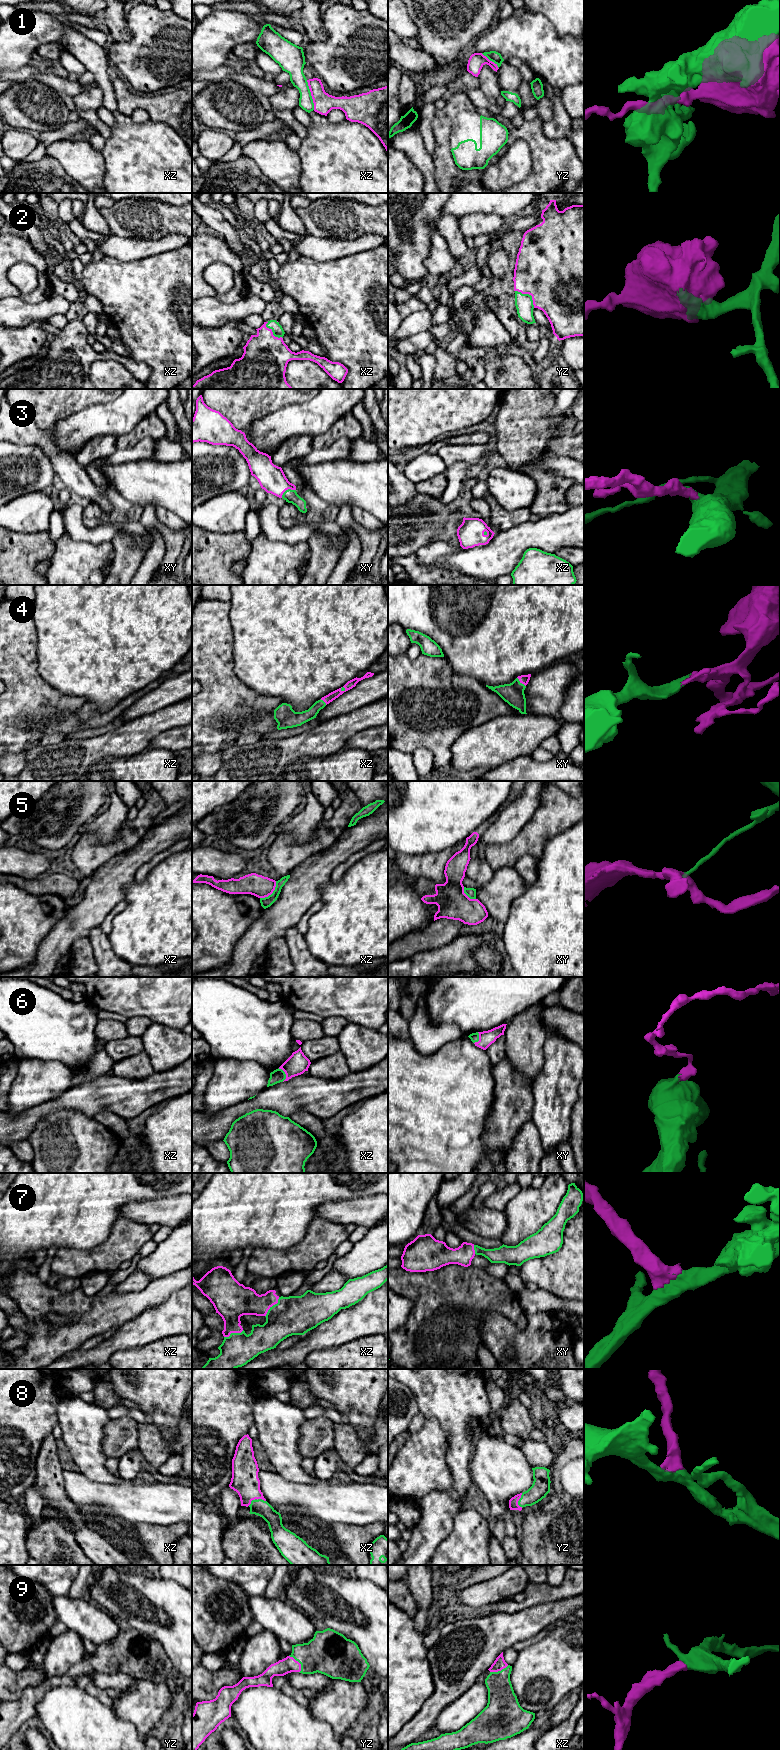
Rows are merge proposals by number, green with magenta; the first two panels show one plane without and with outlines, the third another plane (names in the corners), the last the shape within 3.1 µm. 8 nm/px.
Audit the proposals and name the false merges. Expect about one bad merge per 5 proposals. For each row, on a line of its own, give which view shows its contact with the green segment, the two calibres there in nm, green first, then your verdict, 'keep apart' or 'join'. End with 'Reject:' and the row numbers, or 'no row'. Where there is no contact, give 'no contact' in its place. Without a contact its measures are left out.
1: meets green in xz; 130 nm thick on the green side, 160 nm on the other; keep apart
2: meets green in yz; 140 nm thick on the green side, 500 nm on the other; join
3: meets green in xy; 110 nm thick on the green side, 220 nm on the other; join
4: meets green in xy; 170 nm thick on the green side, 80 nm on the other; join
5: meets green in xz; 90 nm thick on the green side, 170 nm on the other; keep apart
6: meets green in xz; 110 nm thick on the green side, 170 nm on the other; join
7: meets green in xz; 320 nm thick on the green side, 220 nm on the other; join
8: meets green in xz; 130 nm thick on the green side, 220 nm on the other; join
9: meets green in yz; 340 nm thick on the green side, 130 nm on the other; join
Reject: 1, 5

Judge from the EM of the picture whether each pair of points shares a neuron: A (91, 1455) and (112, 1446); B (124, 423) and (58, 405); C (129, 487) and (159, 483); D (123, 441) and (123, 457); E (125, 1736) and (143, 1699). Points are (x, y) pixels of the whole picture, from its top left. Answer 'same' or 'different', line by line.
A: different
B: different
C: same
D: different
E: different

